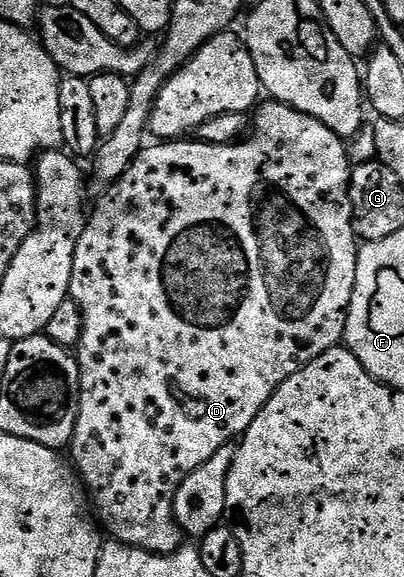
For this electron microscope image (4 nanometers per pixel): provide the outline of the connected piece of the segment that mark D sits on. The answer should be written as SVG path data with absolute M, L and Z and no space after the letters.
M267 100L267 103L265 102L254 111L254 114L256 114L255 118L253 114L253 125L250 127L249 136L244 137L240 141L232 142L230 146L226 146L225 144L209 144L208 142L198 140L192 140L192 142L187 142L191 140L163 140L155 144L159 146L144 145L139 155L133 160L131 167L118 180L110 183L104 189L107 191L104 192L103 199L96 204L95 211L92 214L90 211L81 232L81 240L77 240L77 252L73 256L73 276L71 277L71 293L69 298L70 301L78 304L79 312L83 315L83 331L79 337L79 345L77 347L77 357L79 360L79 415L77 416L77 424L75 425L75 431L71 437L69 447L69 453L71 453L72 458L70 458L70 461L73 463L74 469L83 483L90 501L93 503L94 513L97 515L102 529L108 535L111 533L110 537L114 541L124 542L127 546L135 546L138 550L148 550L150 554L171 554L174 550L184 545L185 535L175 522L175 493L180 484L193 471L201 468L201 464L205 464L205 460L209 460L209 456L213 456L220 448L234 443L236 439L246 434L247 429L253 424L253 420L261 412L263 405L273 396L273 392L278 386L285 384L285 380L289 380L291 374L296 374L305 364L317 360L317 356L329 352L329 348L338 346L343 342L343 333L345 332L345 324L347 323L347 309L351 303L353 284L357 276L357 256L359 255L360 248L351 213L351 196L349 191L351 188L353 162L347 159L348 143L344 139L339 138L337 132L333 132L324 122L317 120L313 116L309 116L305 112L295 110L293 107L287 106L284 102L274 100Z

